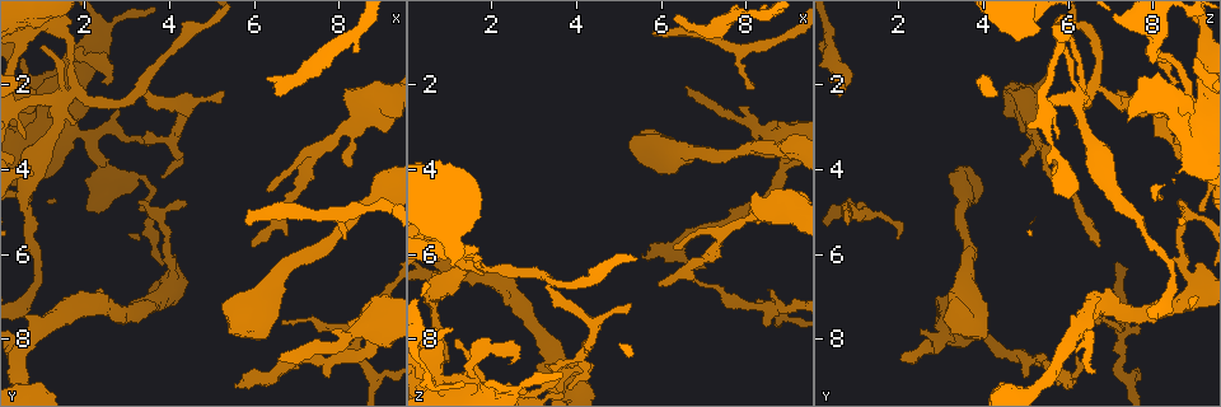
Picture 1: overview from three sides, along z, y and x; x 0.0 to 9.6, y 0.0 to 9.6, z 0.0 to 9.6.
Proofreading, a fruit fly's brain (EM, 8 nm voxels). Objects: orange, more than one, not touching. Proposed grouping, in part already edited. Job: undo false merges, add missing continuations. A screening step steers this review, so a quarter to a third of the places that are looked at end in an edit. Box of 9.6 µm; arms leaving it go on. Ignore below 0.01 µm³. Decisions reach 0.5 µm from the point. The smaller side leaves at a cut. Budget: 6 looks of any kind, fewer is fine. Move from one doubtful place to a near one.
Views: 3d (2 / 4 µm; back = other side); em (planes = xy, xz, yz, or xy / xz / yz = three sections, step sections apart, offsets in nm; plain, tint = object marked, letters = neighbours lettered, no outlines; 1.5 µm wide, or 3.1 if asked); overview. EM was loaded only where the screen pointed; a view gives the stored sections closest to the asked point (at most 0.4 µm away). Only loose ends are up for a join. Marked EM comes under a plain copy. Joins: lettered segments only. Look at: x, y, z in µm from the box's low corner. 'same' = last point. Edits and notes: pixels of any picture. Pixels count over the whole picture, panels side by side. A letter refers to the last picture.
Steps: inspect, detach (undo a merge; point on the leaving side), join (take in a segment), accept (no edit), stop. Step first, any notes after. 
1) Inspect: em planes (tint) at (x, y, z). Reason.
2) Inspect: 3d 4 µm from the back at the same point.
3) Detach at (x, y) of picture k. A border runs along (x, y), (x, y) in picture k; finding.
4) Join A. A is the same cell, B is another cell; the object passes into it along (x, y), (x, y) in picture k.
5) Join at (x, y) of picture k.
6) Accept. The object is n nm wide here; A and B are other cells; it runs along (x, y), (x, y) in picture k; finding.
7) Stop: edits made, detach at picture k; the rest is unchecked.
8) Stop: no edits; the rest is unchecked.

Inspect: 3d 4 µm at (8.20, 7.55, 3.60). Free end.

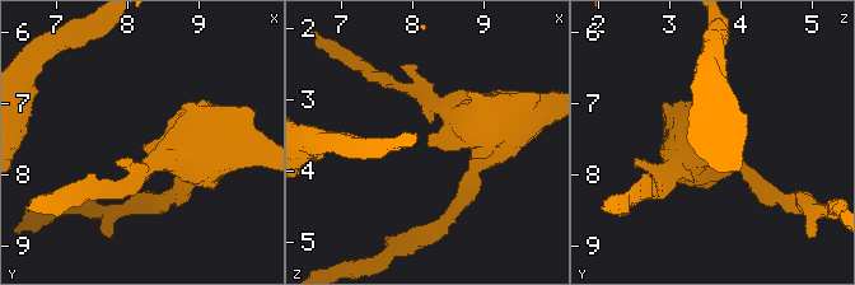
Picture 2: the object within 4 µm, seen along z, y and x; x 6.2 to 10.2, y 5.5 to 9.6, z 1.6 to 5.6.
Inspect: em planes (letters) at (8.20, 7.60, 3.60). Now the EM.

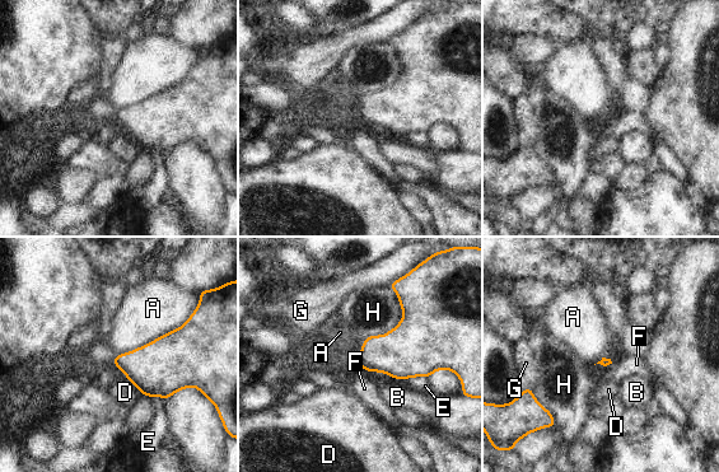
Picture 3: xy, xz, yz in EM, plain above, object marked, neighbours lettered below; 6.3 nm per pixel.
Accept. A, B, D, E, F, G and H are other cells; a border runs along (192, 313), (181, 326), (116, 356) in picture 3; none of them fits.

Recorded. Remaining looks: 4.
Inspect: em planes (letters) at (8.20, 5.60, 1.95). Thin end.

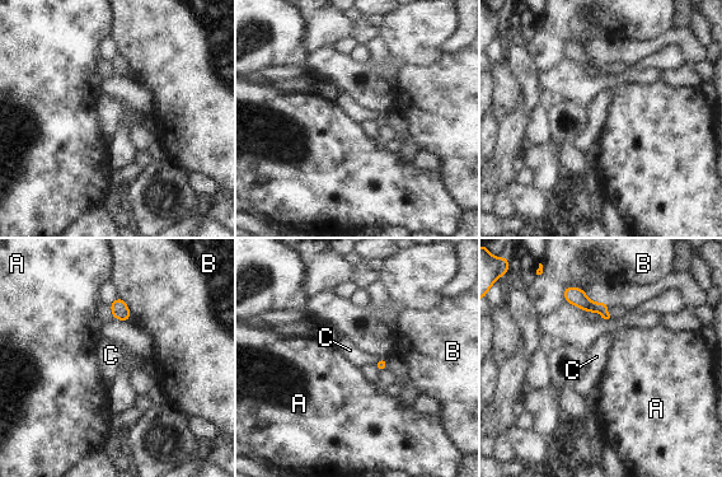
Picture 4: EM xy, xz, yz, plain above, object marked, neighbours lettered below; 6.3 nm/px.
Accept. A, B and C are other cells; a border runs along (379, 358), (375, 364) in picture 4; no lettered segment goes on from it.

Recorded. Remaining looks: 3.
Inspect: em planes (letters) at (4.00, 6.15, 8.75). Sudden change in width.

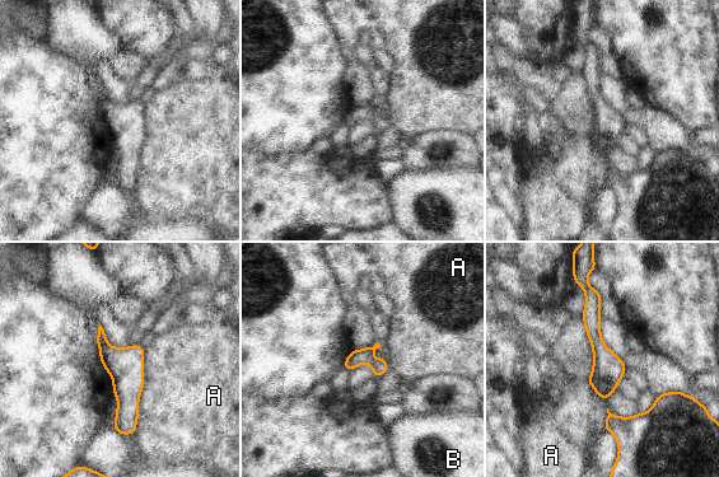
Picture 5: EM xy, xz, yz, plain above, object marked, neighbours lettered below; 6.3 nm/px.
Detach at (125, 365) of picture 5. The longest contact is with A, 550 nm; A and B are other cells; the part that leaves runs along (591, 290), (605, 394) in picture 5; a second neuron is stuck on.

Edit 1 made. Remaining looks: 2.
Stop: edits made, detach at picture 5; the rest is unchecked.

